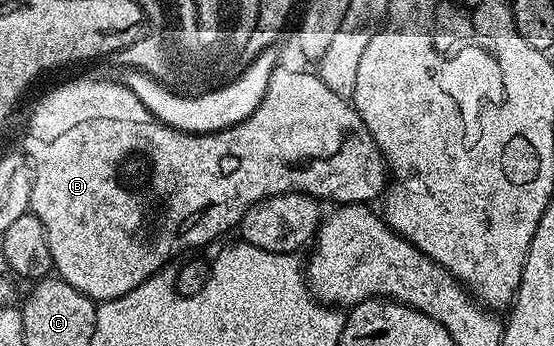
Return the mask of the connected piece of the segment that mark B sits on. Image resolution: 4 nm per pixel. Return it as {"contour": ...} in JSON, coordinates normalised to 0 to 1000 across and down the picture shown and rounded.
{"contour":[[[502,194],[487,223],[480,269],[473,292],[449,341],[439,344],[413,373],[399,373],[388,384],[336,384],[330,376],[305,370],[283,347],[276,361],[240,361],[240,350],[161,350],[161,361],[146,361],[146,373],[132,373],[125,396],[110,396],[103,408],[103,431],[81,431],[74,442],[74,523],[60,523],[54,607],[78,645],[85,668],[85,691],[92,714],[92,749],[101,798],[114,803],[128,829],[144,847],[155,847],[170,876],[215,864],[229,853],[229,841],[244,841],[258,806],[273,806],[296,766],[318,757],[325,731],[339,720],[363,720],[399,685],[413,659],[433,653],[439,621],[457,592],[477,581],[480,569],[511,564],[513,558],[551,558],[592,587],[673,587],[686,572],[699,543],[699,480],[695,454],[684,436],[670,379],[648,344],[635,301],[625,283],[605,275],[590,240],[572,220],[570,208],[549,211],[543,199],[513,199]]]}

